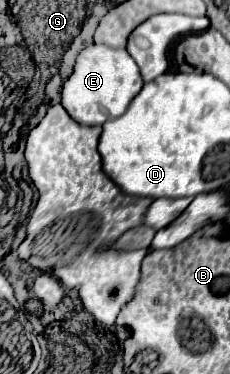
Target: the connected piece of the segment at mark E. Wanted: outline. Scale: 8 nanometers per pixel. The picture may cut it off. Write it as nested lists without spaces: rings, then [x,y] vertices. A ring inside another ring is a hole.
[[[89,45],[77,55],[73,73],[63,83],[61,105],[81,125],[103,125],[107,119],[123,115],[141,87],[143,79],[139,67],[127,49]]]

